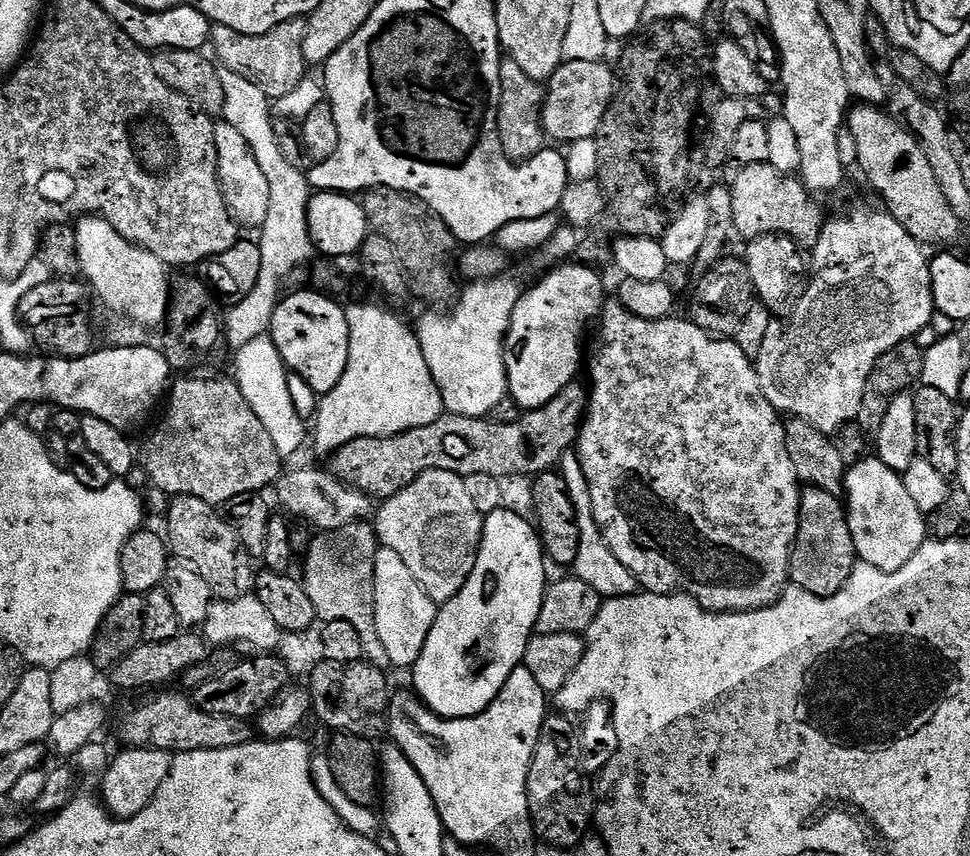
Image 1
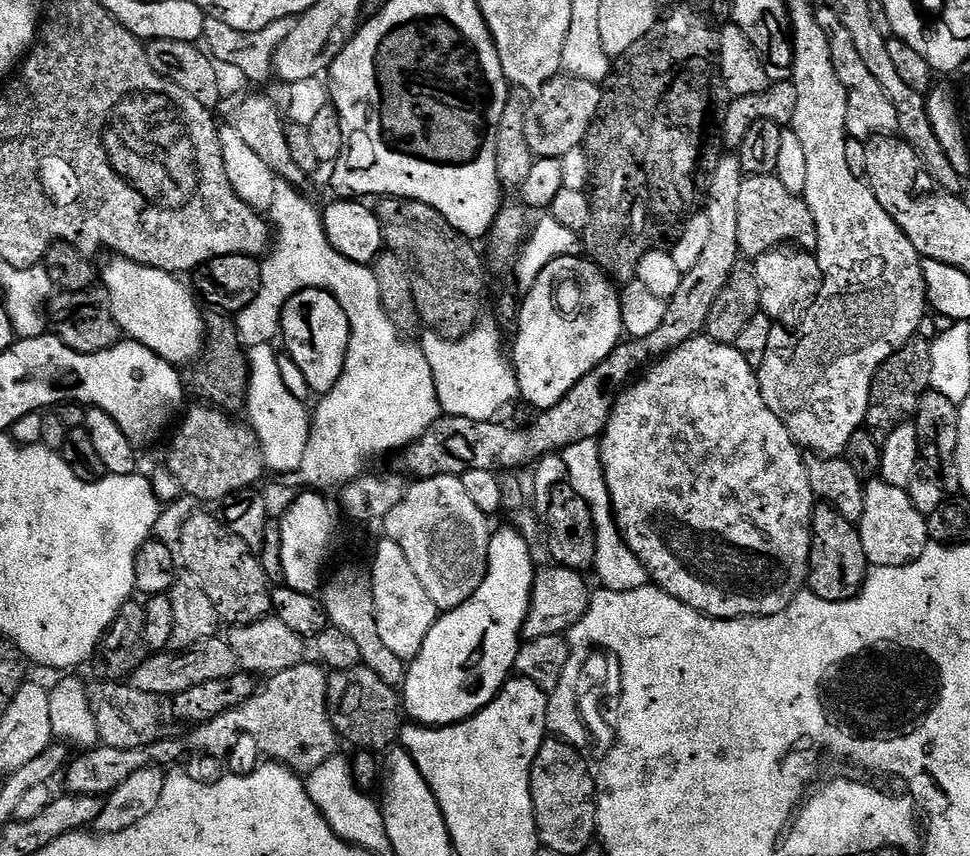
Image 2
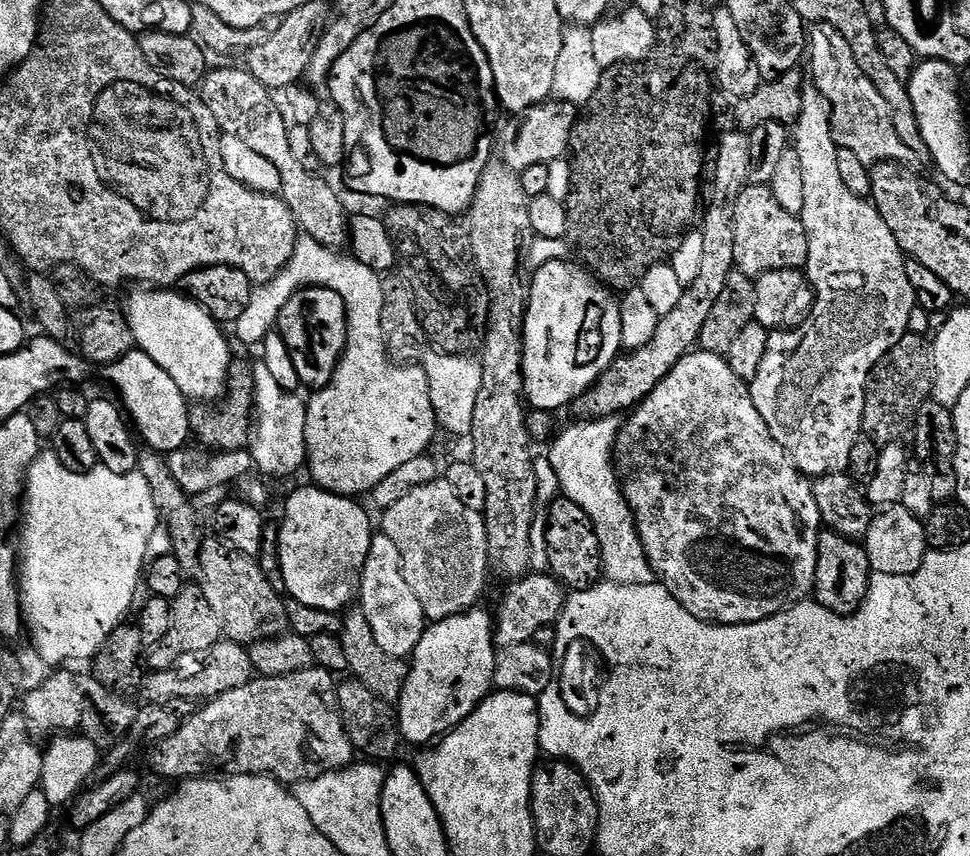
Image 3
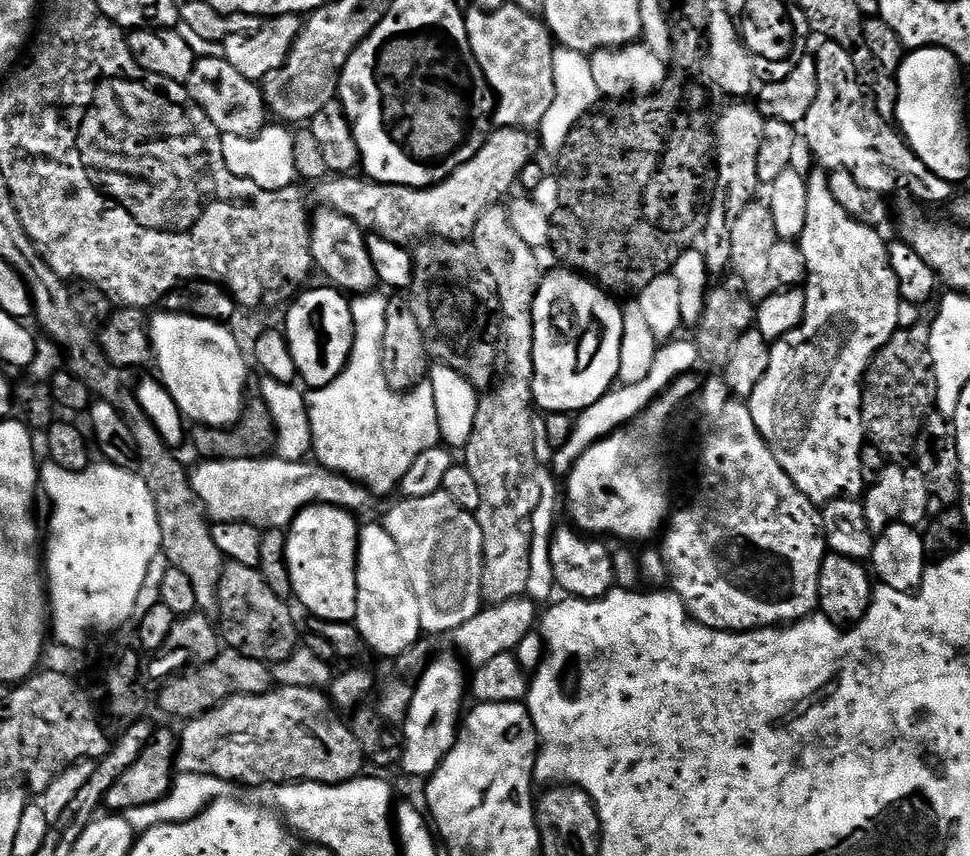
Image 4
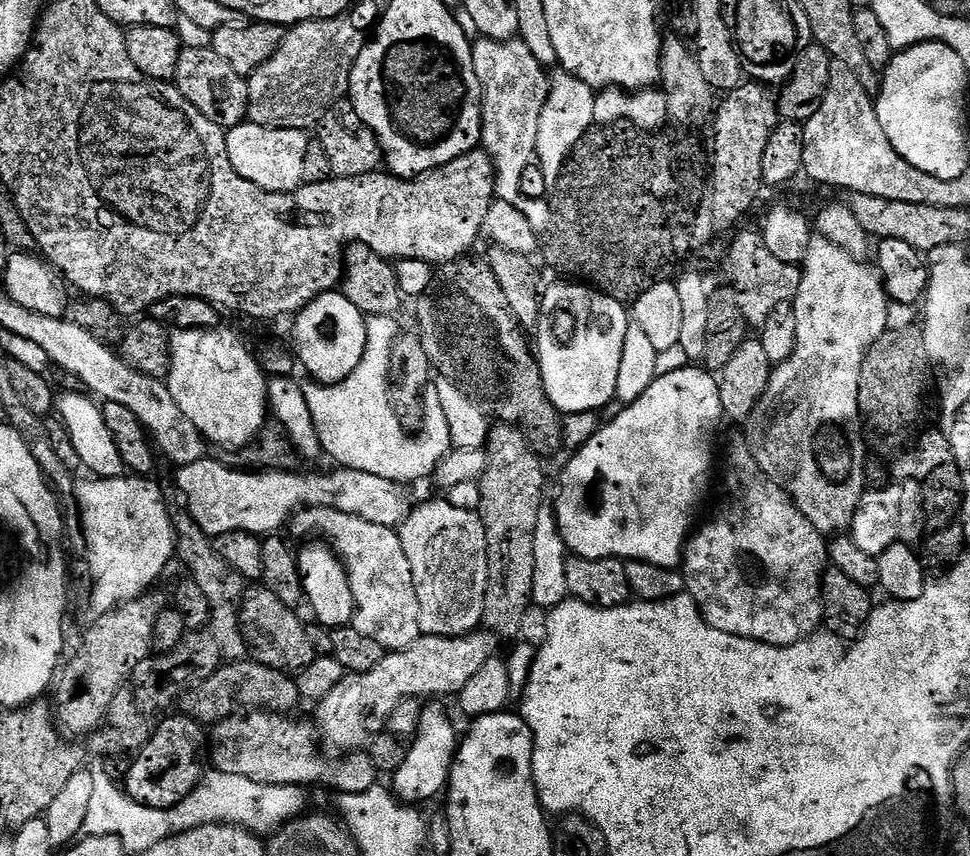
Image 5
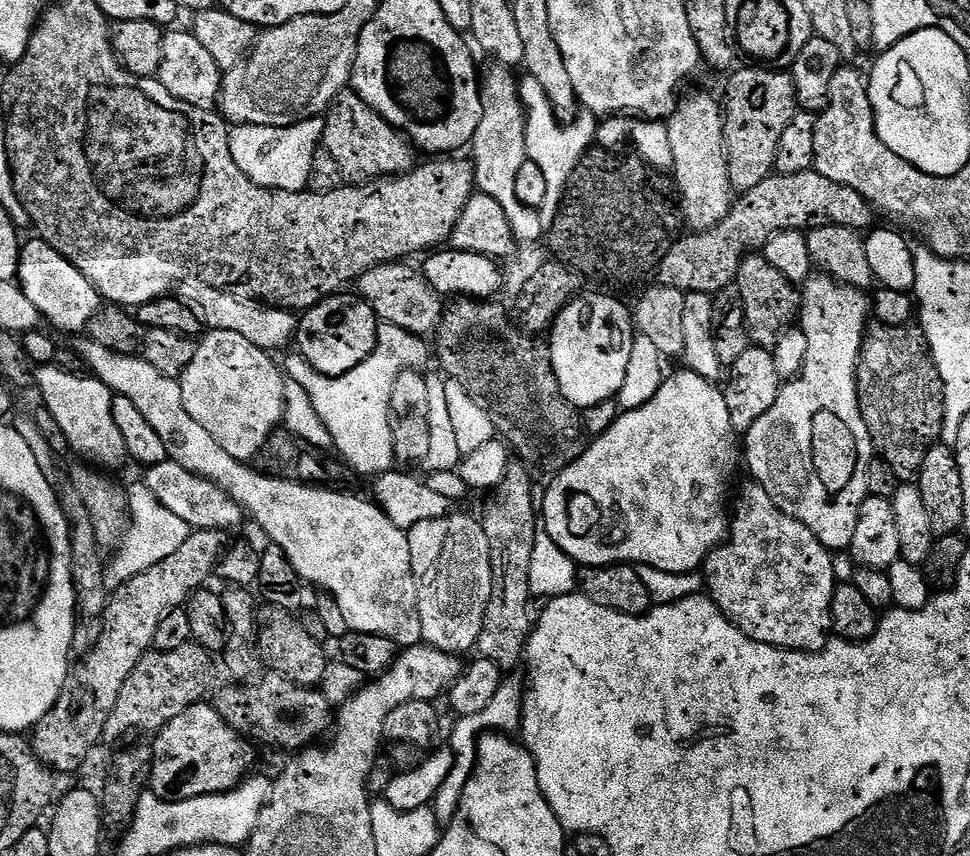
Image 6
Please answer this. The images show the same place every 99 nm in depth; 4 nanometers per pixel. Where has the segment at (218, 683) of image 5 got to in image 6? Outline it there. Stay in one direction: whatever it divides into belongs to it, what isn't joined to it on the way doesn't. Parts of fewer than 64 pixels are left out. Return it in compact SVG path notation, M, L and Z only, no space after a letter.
M265 674L259 680L243 686L231 686L220 697L214 700L218 714L226 718L226 722L231 728L236 729L241 734L249 737L257 736L264 744L273 744L276 748L296 748L292 750L304 750L309 747L320 736L320 731L324 728L324 723L329 723L330 711L329 703L324 699L320 690L303 688L300 684L295 684L293 680L287 680L284 676L275 674Z

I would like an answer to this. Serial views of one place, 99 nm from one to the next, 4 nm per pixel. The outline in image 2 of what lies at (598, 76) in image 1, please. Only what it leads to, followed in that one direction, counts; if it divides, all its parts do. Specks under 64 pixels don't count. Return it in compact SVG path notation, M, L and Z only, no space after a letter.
M561 74L543 84L531 97L524 114L526 142L533 157L546 160L562 158L570 150L583 145L600 105L601 85Z

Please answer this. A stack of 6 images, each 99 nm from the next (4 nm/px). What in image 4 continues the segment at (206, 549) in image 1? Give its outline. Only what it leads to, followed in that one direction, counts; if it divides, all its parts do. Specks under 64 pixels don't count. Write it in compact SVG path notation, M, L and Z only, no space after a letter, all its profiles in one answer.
M225 563L217 602L220 604L218 628L223 643L231 651L241 652L246 658L260 660L269 666L282 663L295 654L301 640L296 620L288 609L289 601L278 598L278 594L266 586L266 578L262 578L259 568Z

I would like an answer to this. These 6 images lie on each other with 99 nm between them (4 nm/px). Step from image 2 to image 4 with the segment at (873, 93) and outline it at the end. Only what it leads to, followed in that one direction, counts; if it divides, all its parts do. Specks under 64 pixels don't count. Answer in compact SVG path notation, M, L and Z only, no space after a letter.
M824 40L821 45L814 52L818 66L818 94L802 125L803 143L805 140L809 150L816 155L820 163L817 165L824 170L846 170L854 174L860 186L866 186L871 192L887 194L905 188L909 197L925 205L951 201L954 185L930 171L914 155L899 131L880 117L883 116L881 109L870 99L856 72L852 53L833 40Z

